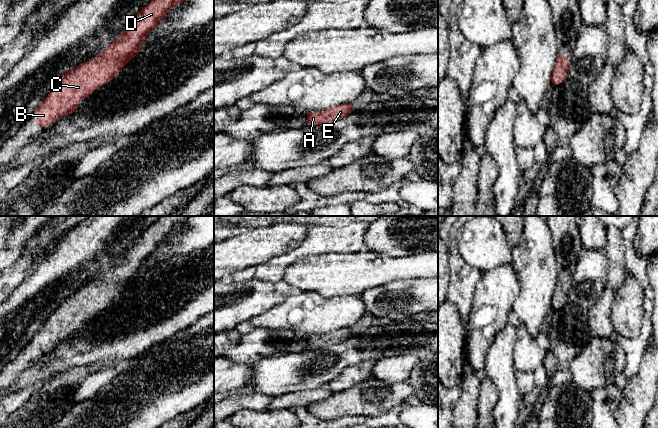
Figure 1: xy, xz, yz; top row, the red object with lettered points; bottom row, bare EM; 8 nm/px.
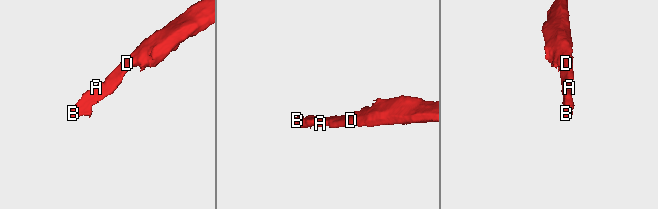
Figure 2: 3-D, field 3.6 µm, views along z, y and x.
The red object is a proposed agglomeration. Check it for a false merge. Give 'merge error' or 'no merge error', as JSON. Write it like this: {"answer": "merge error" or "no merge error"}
{"answer": "no merge error"}

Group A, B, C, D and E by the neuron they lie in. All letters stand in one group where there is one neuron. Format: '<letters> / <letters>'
A B C D E

